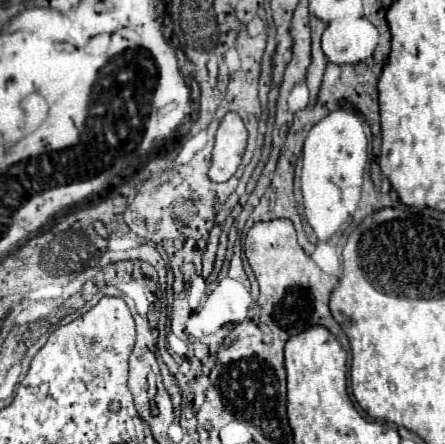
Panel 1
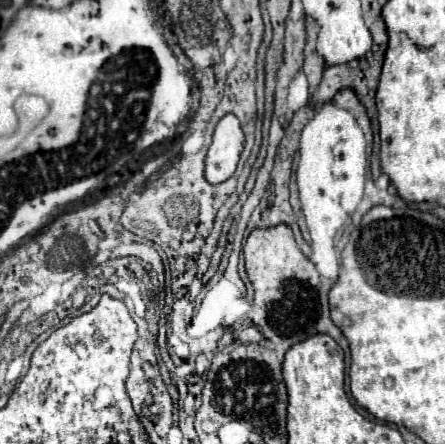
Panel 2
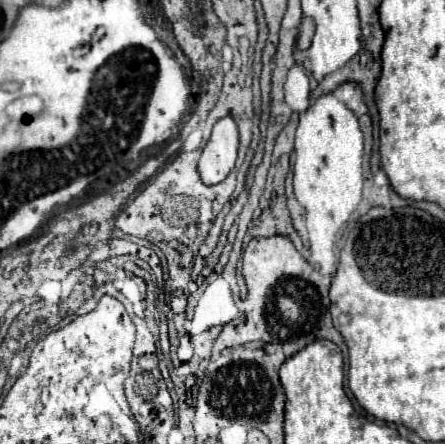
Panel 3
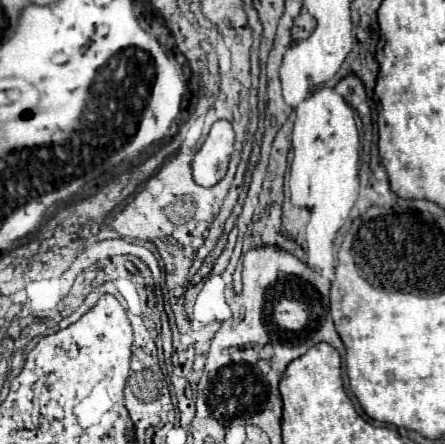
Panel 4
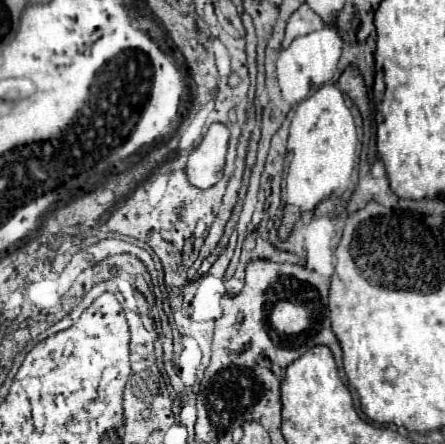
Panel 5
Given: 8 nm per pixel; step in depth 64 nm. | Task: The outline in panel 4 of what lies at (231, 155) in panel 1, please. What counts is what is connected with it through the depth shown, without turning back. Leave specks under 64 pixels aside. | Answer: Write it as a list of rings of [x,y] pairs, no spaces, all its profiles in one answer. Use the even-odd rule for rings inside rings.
[[[218,120],[202,148],[194,154],[192,176],[198,186],[214,186],[226,174],[234,146],[234,130],[228,120]]]

